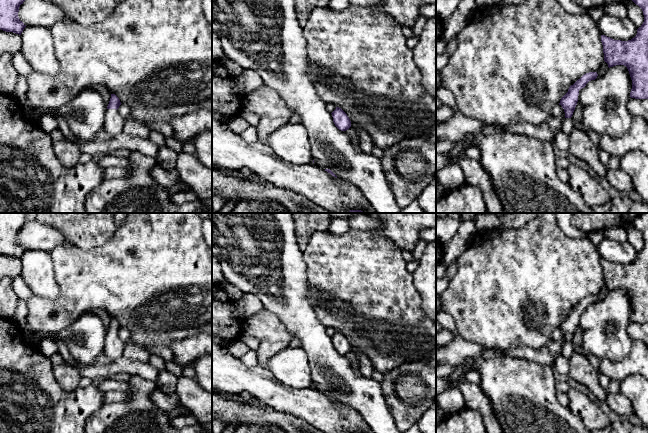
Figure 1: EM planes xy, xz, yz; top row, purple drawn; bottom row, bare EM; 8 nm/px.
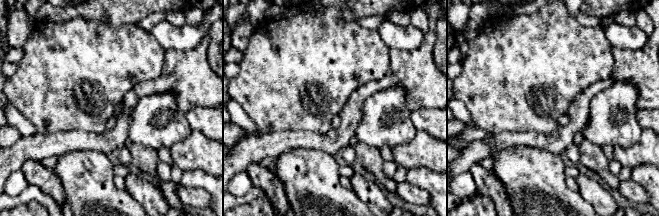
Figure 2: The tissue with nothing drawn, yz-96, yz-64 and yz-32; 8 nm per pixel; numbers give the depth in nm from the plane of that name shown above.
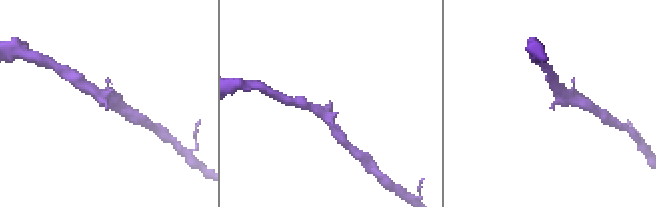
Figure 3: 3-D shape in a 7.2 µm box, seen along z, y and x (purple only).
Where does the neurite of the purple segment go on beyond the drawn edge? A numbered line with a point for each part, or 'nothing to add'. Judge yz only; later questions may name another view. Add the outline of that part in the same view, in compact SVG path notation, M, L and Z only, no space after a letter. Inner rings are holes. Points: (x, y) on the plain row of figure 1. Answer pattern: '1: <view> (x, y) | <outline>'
1: yz (546, 355) | M565 337L557 341L550 340L538 350L521 346L507 350L493 349L493 351L500 355L526 359L542 365L549 365L553 364L555 359L561 355L564 342Z

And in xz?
nothing to add

